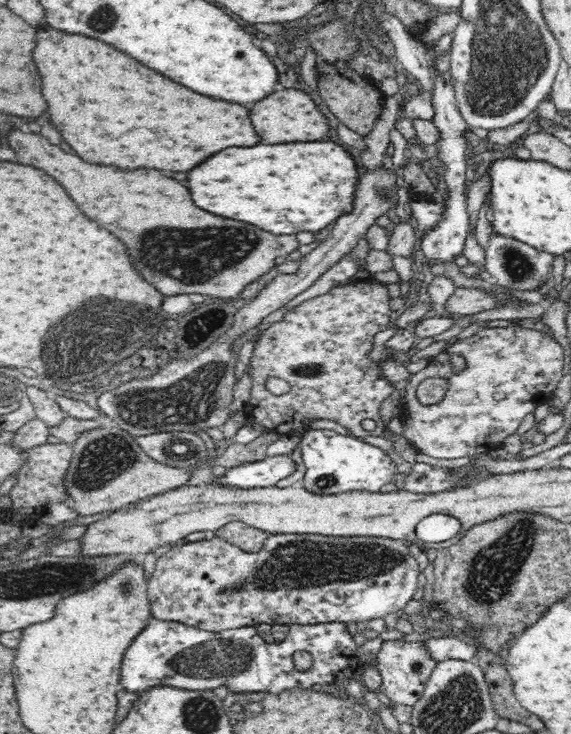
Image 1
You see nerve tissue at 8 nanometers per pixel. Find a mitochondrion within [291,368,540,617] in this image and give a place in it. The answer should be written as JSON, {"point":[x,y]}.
{"point":[487,579]}

